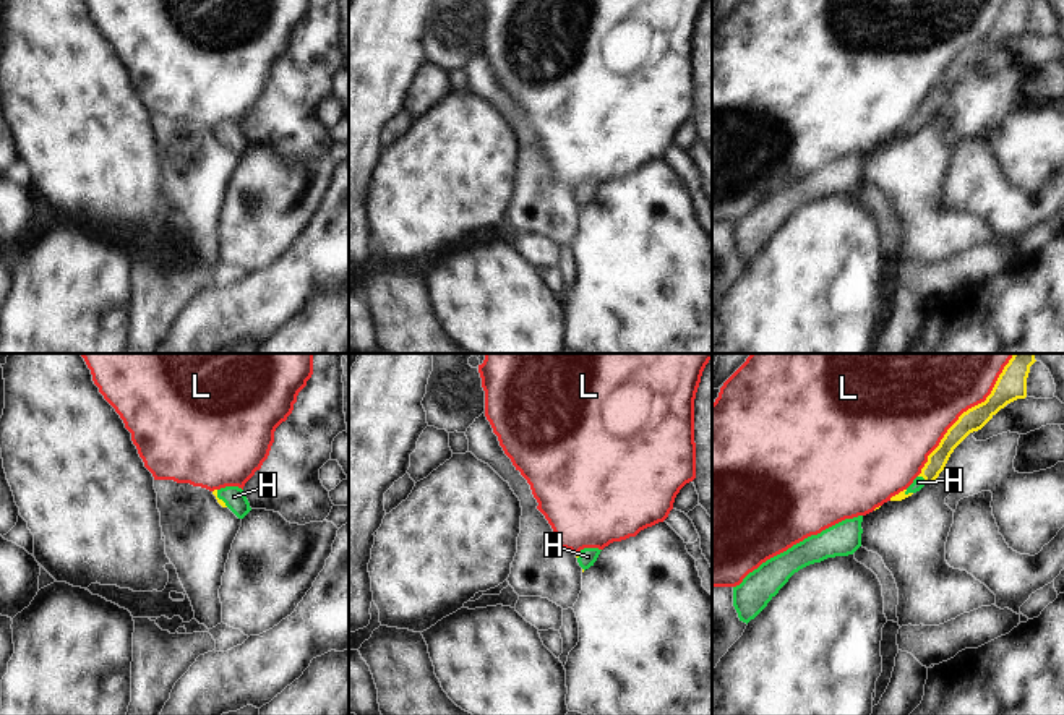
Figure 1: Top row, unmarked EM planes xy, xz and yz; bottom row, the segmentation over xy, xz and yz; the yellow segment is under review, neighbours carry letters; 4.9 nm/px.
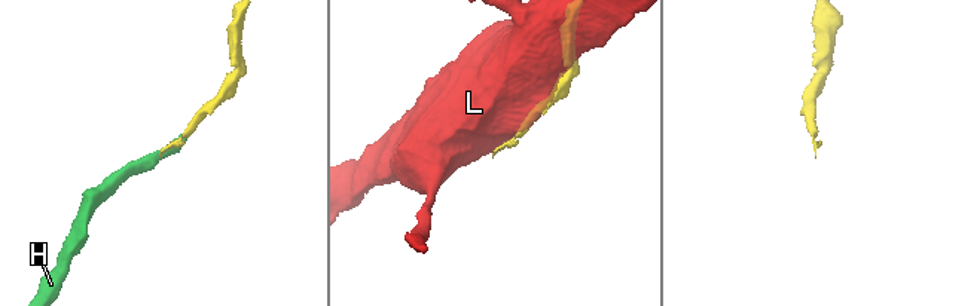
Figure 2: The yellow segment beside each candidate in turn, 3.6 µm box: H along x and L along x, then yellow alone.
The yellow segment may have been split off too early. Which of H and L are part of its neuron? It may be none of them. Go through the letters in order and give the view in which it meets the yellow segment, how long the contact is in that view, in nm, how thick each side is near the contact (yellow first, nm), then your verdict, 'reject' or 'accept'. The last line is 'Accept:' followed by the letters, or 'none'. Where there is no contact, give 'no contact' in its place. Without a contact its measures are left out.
H: contact in yz; length 60 nm; calibres 100 and 60 nm; accept
L: contact in yz; length 700 nm; calibres 120 and 420 nm; reject
Accept: H

